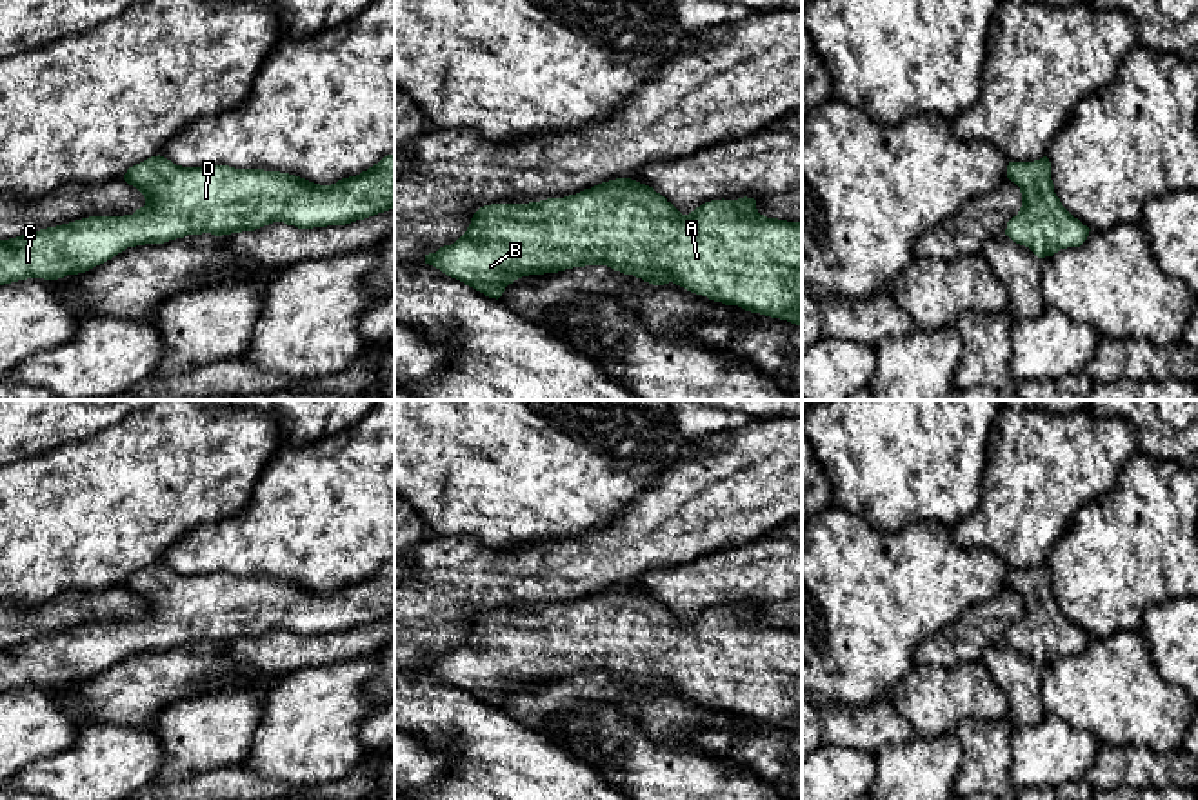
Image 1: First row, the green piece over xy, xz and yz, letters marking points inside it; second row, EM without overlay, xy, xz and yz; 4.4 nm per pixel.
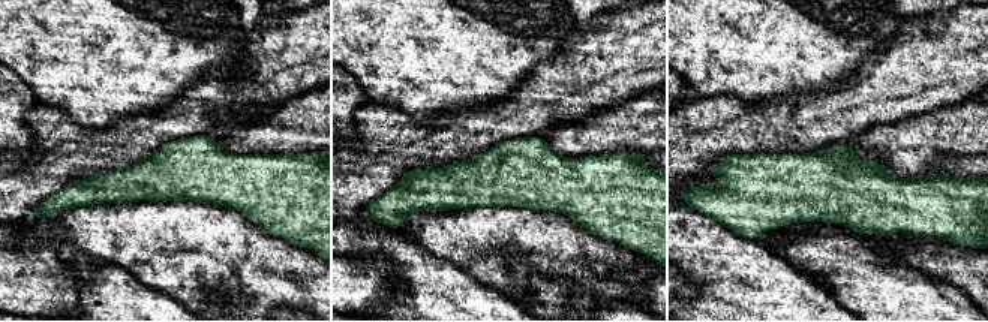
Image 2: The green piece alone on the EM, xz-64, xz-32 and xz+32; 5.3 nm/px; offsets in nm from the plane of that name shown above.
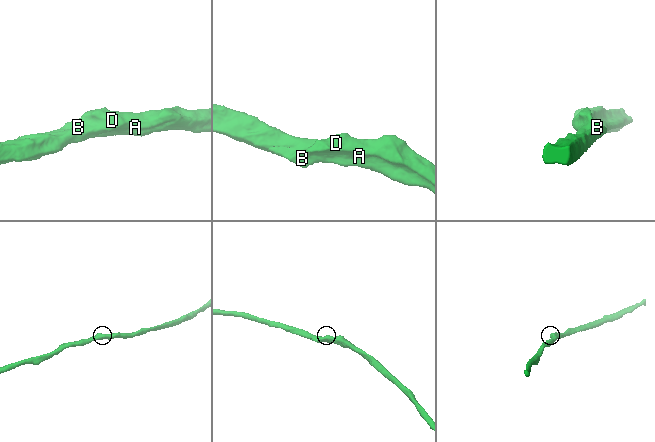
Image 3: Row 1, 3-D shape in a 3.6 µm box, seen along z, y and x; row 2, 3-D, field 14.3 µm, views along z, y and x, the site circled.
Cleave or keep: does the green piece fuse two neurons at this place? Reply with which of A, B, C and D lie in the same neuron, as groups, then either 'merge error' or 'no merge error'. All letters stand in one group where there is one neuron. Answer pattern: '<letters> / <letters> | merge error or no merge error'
A B C D | no merge error

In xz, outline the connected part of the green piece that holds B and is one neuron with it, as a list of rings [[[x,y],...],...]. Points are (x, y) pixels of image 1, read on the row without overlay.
[[[616,585],[564,605],[491,611],[473,622],[454,651],[425,662],[425,671],[496,707],[522,684],[607,673],[802,733],[802,629],[767,625],[747,604],[711,607],[682,622],[653,595]]]

